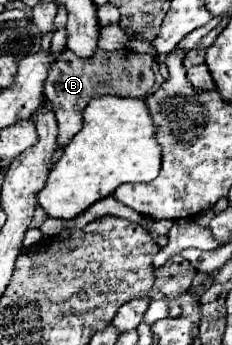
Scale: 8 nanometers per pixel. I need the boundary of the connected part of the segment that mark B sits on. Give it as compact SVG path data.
M68 48L62 50L60 58L50 70L46 80L46 100L52 102L54 114L58 120L58 148L64 148L74 134L82 128L82 112L92 98L100 96L120 96L120 98L146 98L148 90L154 86L154 72L152 72L154 56L138 54L132 50L118 50L118 52L104 52L96 50L94 58L82 60L72 54Z

